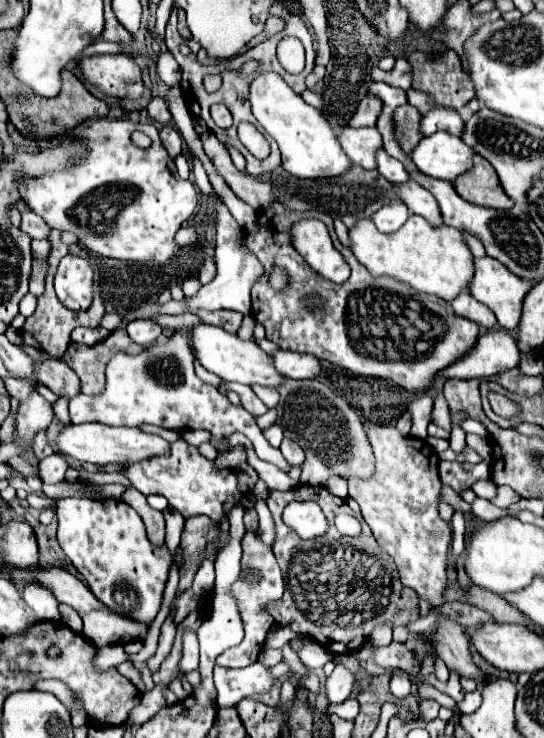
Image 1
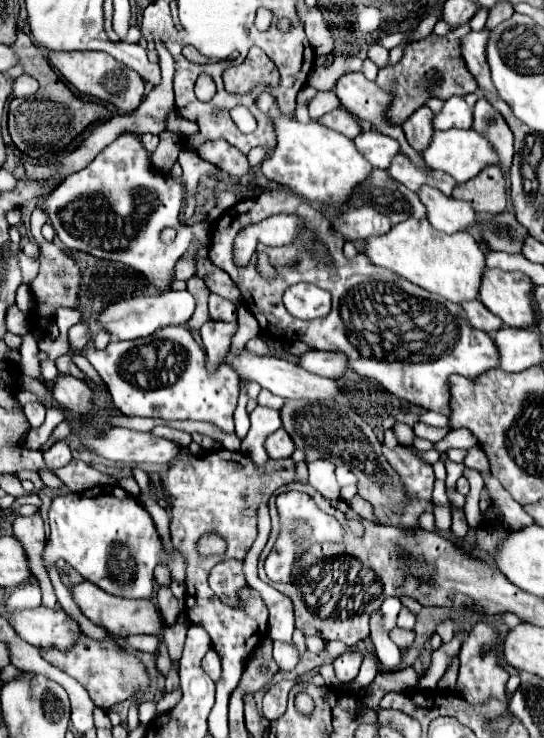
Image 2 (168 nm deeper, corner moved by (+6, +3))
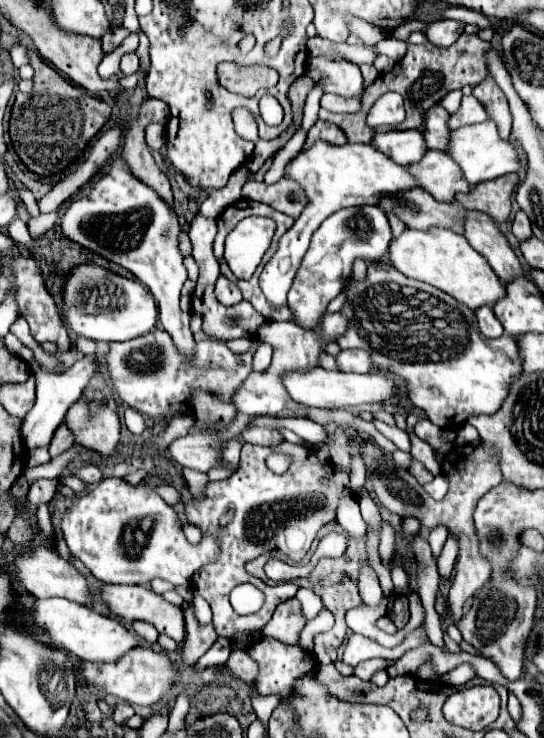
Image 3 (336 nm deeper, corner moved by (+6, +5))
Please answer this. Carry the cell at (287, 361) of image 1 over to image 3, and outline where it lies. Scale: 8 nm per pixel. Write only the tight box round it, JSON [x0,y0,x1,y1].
[337,350,373,372]

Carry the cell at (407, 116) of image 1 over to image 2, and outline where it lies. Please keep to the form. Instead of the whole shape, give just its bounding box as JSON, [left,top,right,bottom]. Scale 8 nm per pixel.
[403,106,433,152]

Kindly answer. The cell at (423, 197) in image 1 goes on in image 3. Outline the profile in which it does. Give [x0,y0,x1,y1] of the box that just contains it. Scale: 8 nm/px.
[465,212,523,284]

